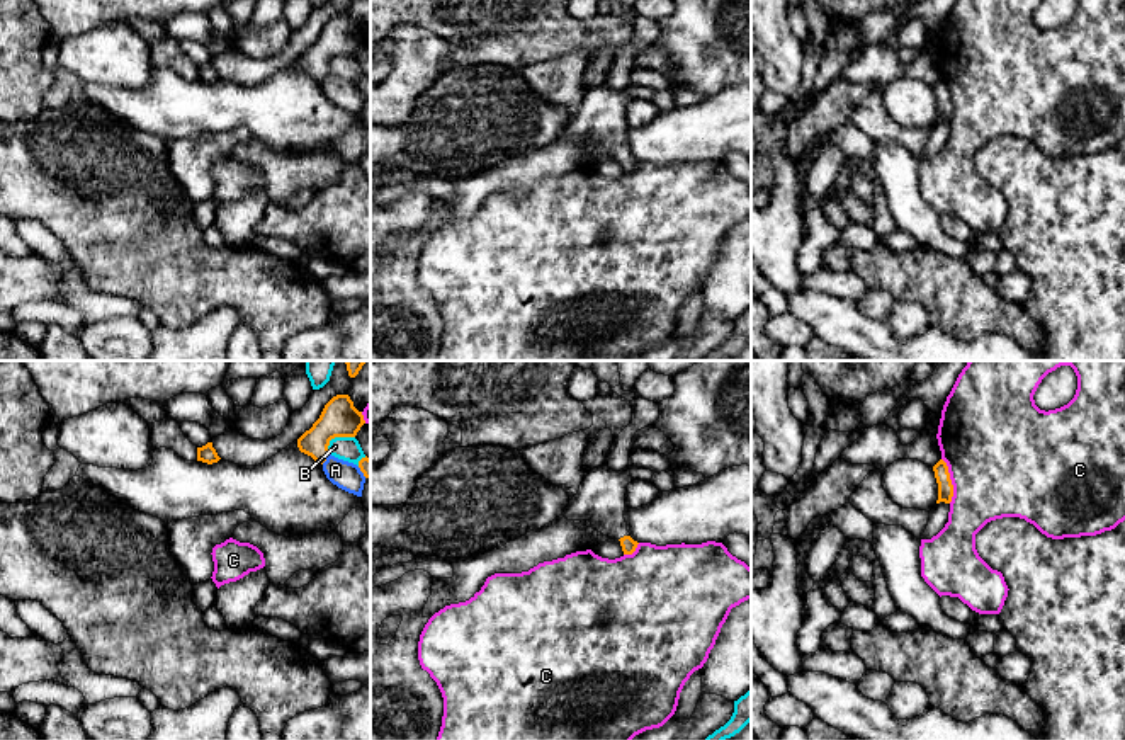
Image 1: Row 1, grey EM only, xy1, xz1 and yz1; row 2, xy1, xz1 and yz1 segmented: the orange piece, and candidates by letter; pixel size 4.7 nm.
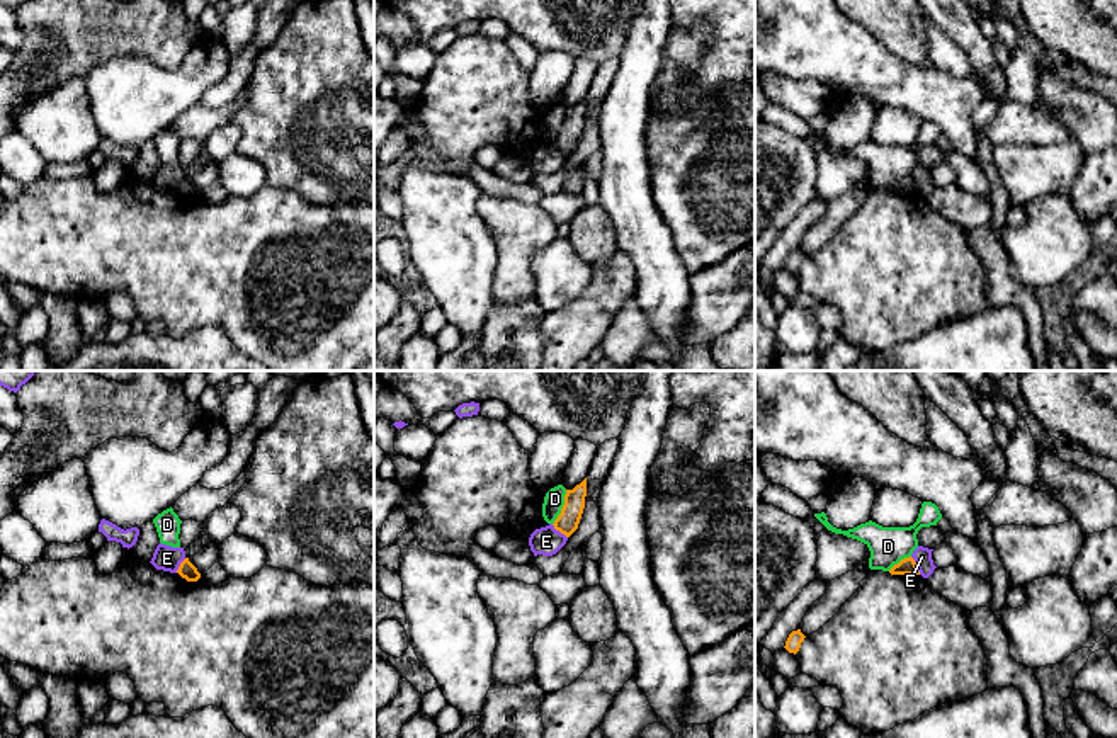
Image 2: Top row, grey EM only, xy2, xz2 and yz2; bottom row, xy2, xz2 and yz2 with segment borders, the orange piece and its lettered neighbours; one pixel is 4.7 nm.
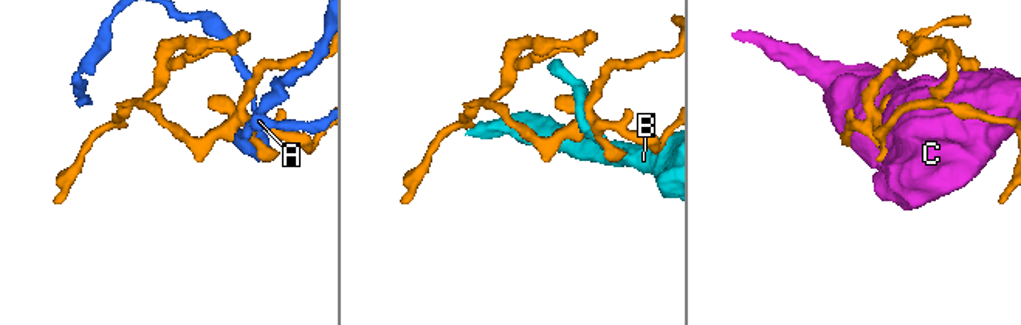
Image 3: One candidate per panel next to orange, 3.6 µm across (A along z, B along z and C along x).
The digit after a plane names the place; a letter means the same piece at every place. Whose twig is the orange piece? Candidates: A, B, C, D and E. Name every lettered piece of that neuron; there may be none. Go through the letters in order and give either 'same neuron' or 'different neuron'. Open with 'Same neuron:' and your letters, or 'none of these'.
Same neuron: none of these
A: different neuron
B: different neuron
C: different neuron
D: different neuron
E: different neuron

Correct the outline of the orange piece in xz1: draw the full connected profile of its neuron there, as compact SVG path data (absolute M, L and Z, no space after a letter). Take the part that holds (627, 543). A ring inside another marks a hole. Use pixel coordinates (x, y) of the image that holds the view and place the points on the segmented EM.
M607 464L586 471L562 515L568 521L590 521L595 531L619 539L624 555L632 555L639 543L627 534L624 519L627 485L632 480L629 464L620 471Z

